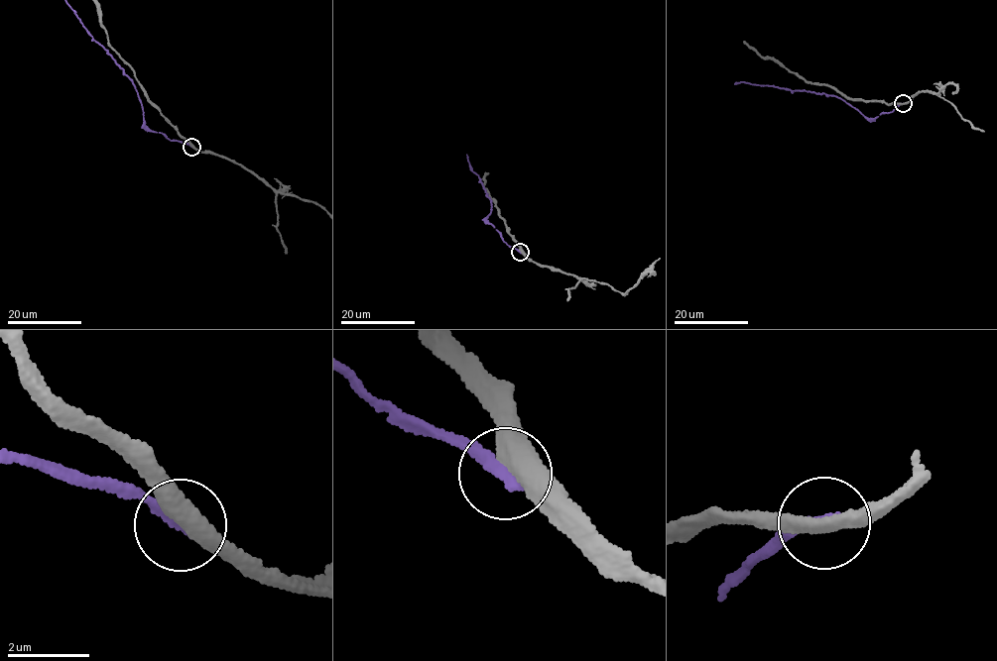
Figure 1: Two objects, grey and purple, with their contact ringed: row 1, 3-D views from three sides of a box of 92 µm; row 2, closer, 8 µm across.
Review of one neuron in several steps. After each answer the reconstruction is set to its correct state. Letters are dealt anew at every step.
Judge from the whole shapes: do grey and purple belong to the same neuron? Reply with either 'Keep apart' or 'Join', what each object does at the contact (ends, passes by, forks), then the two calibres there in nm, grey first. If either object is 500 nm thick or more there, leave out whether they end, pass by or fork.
Keep apart. At the ring grey passes by. At the ring purple ends. Thickness 360 nm (grey) against 320 nm

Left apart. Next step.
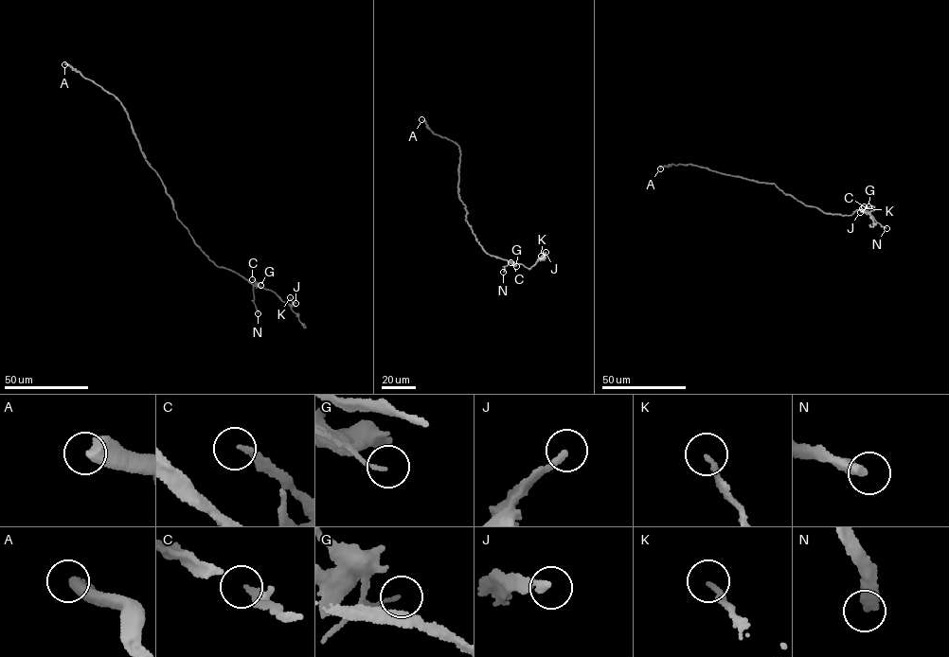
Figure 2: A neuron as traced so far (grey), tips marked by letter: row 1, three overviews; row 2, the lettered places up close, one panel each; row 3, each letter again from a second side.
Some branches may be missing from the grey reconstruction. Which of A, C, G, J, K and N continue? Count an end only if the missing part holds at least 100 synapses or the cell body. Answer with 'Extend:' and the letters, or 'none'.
Extend: N

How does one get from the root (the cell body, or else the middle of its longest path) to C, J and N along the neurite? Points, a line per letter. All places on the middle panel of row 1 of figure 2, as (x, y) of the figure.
C: (467, 213), (465, 220), (482, 249), (510, 262)
J: (467, 213), (465, 220), (476, 240), (490, 255), (529, 268), (546, 252)
N: (467, 213), (465, 220), (482, 249), (510, 262), (503, 272)

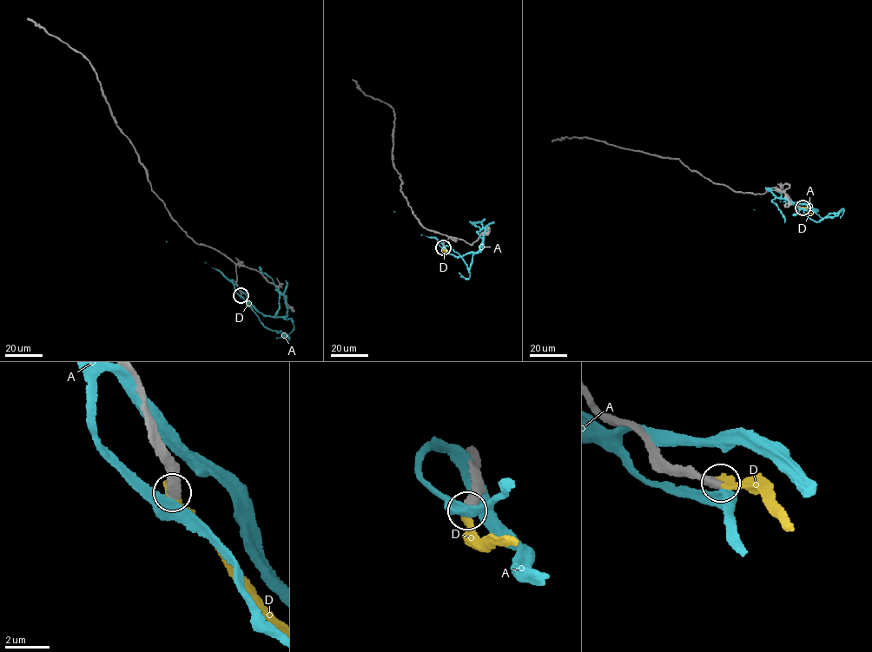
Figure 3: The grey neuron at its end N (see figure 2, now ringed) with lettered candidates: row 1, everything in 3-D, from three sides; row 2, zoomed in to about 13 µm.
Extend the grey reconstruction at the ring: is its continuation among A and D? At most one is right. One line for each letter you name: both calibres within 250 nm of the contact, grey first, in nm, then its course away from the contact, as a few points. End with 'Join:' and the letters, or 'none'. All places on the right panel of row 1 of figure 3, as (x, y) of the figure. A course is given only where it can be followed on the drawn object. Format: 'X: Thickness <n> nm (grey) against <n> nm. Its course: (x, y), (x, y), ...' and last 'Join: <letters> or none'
D: Thickness 480 nm (grey) against 420 nm
Join: D

